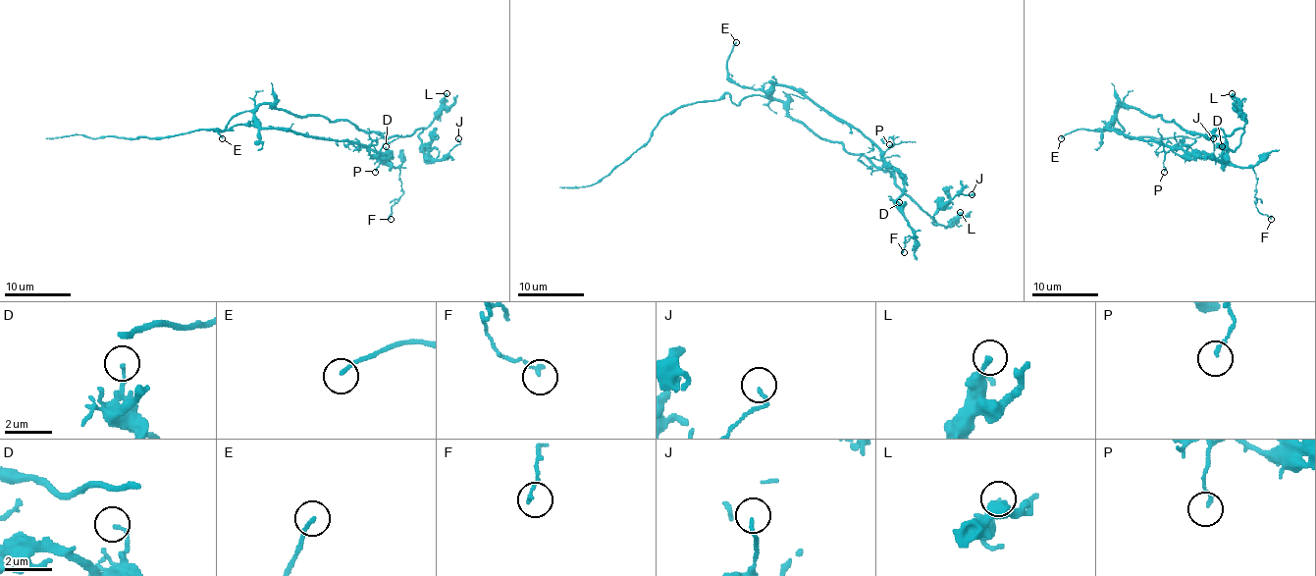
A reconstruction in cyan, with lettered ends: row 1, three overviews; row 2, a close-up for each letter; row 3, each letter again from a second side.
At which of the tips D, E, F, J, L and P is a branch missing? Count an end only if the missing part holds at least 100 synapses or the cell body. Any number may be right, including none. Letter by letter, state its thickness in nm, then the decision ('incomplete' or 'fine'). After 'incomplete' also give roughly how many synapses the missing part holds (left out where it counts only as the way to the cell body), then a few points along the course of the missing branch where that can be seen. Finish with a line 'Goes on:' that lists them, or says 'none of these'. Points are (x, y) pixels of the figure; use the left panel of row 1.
D: calibre 120 nm; fine
E: calibre 160 nm; fine
F: calibre 150 nm; fine
J: calibre 140 nm; fine
L: calibre 200 nm; fine
P: calibre 150 nm; fine
Goes on: none of these

